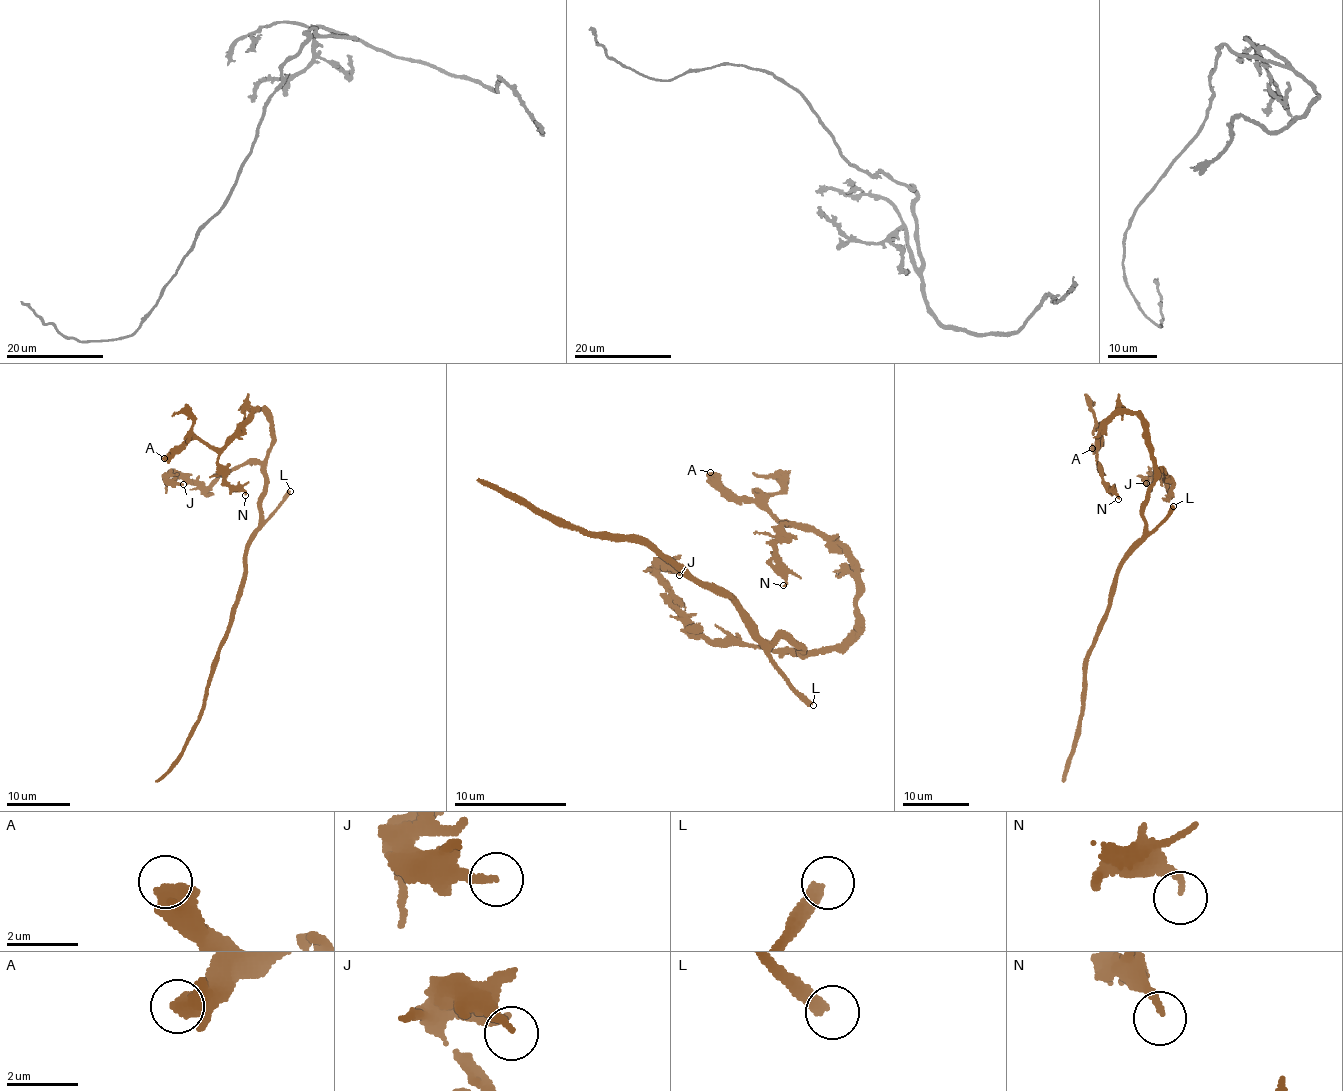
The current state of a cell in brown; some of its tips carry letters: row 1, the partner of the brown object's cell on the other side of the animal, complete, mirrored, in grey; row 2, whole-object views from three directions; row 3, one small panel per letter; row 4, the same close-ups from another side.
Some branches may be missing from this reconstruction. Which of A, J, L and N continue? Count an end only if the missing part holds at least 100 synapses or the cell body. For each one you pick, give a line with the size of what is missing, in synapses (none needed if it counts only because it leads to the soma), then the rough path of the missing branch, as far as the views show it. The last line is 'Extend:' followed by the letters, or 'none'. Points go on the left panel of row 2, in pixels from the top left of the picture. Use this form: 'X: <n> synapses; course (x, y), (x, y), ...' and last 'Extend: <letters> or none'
L: 200 synapses
Extend: L

